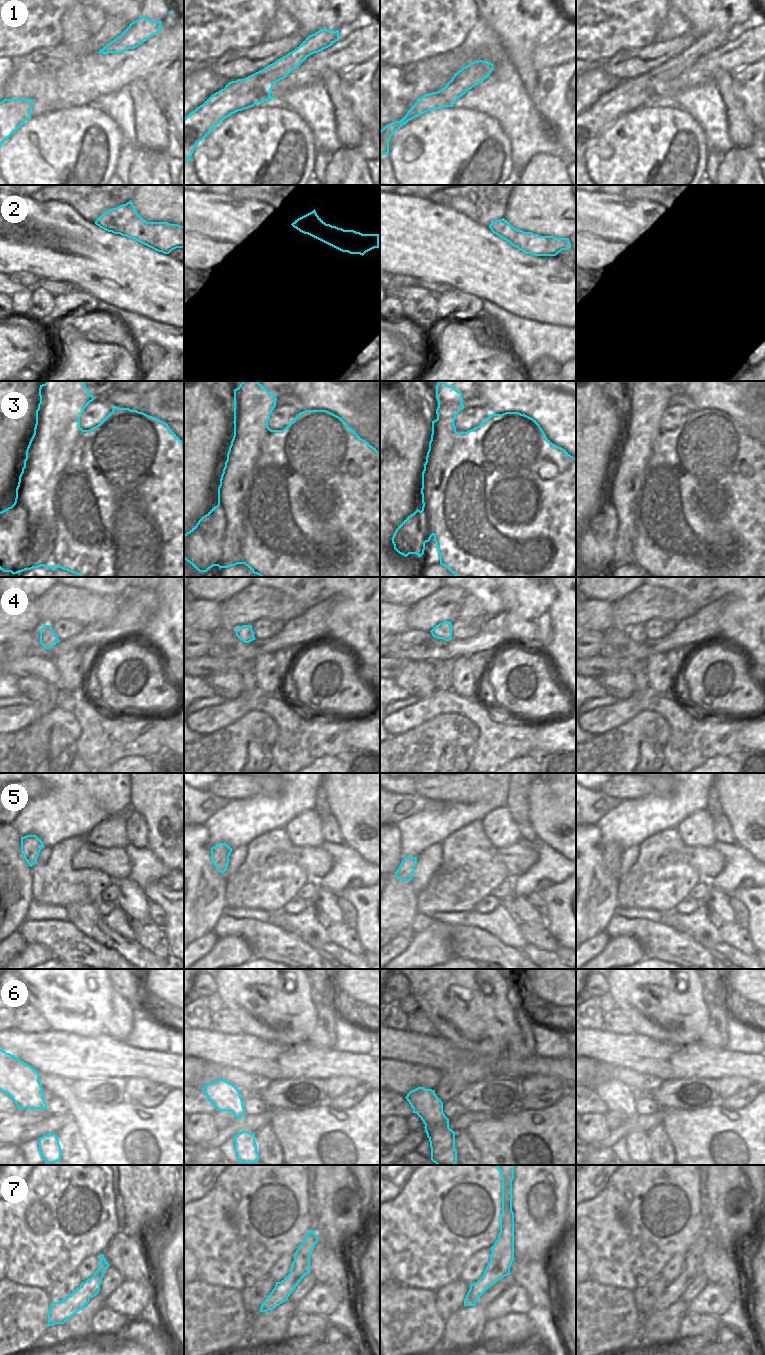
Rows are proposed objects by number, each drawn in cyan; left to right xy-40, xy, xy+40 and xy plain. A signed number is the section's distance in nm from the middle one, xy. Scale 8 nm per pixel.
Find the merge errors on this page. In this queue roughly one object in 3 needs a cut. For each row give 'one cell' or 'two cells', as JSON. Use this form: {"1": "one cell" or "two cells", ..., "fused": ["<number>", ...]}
{"1": "one cell", "2": "one cell", "3": "two cells", "4": "one cell", "5": "one cell", "6": "one cell", "7": "one cell", "fused": ["3"]}

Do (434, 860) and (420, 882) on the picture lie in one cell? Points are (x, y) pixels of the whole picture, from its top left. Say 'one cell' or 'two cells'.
one cell

